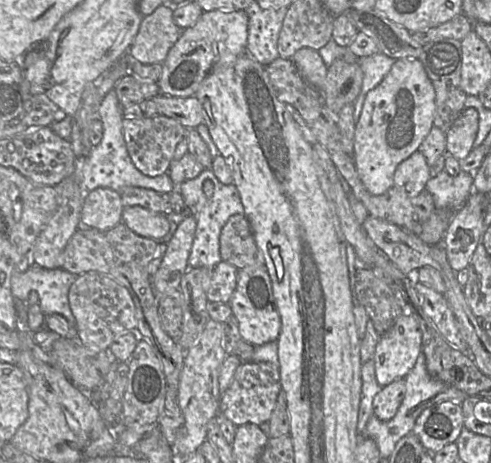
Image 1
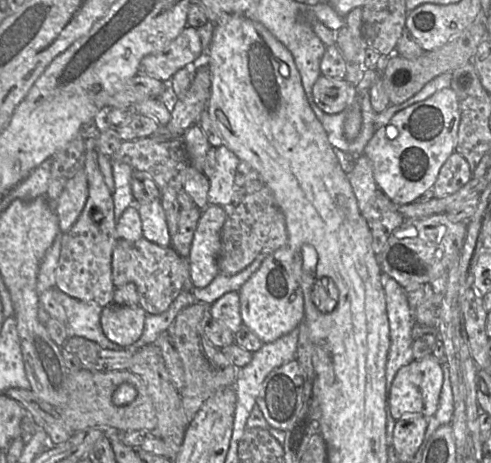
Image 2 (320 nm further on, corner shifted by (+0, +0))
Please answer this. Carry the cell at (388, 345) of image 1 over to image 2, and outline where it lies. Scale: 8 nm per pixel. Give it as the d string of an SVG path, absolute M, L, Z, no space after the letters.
M427 356L421 360L414 360L402 367L396 374L388 394L391 414L395 421L410 417L430 418L439 406L443 385L443 372L434 356Z

